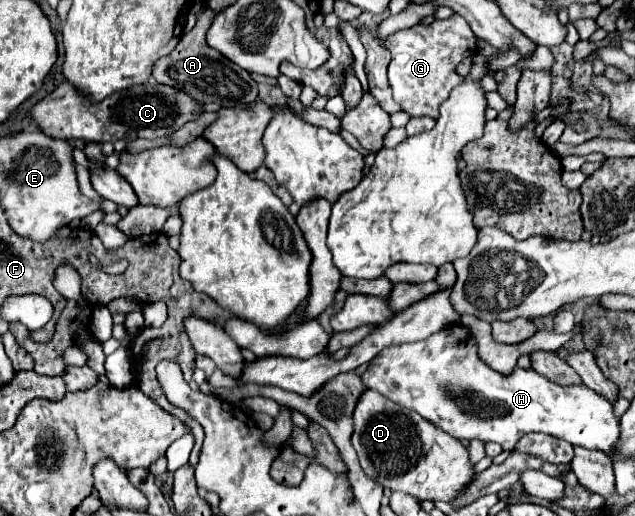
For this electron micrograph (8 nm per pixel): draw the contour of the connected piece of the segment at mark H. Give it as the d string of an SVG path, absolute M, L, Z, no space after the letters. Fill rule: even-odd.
M462 325L446 327L416 343L384 349L370 361L370 369L362 379L368 389L418 411L460 441L494 441L504 451L514 451L522 435L546 433L568 441L572 447L598 449L606 455L616 451L618 417L602 395L584 385L556 385L534 369L516 367L510 375L500 375L478 357L476 339Z

